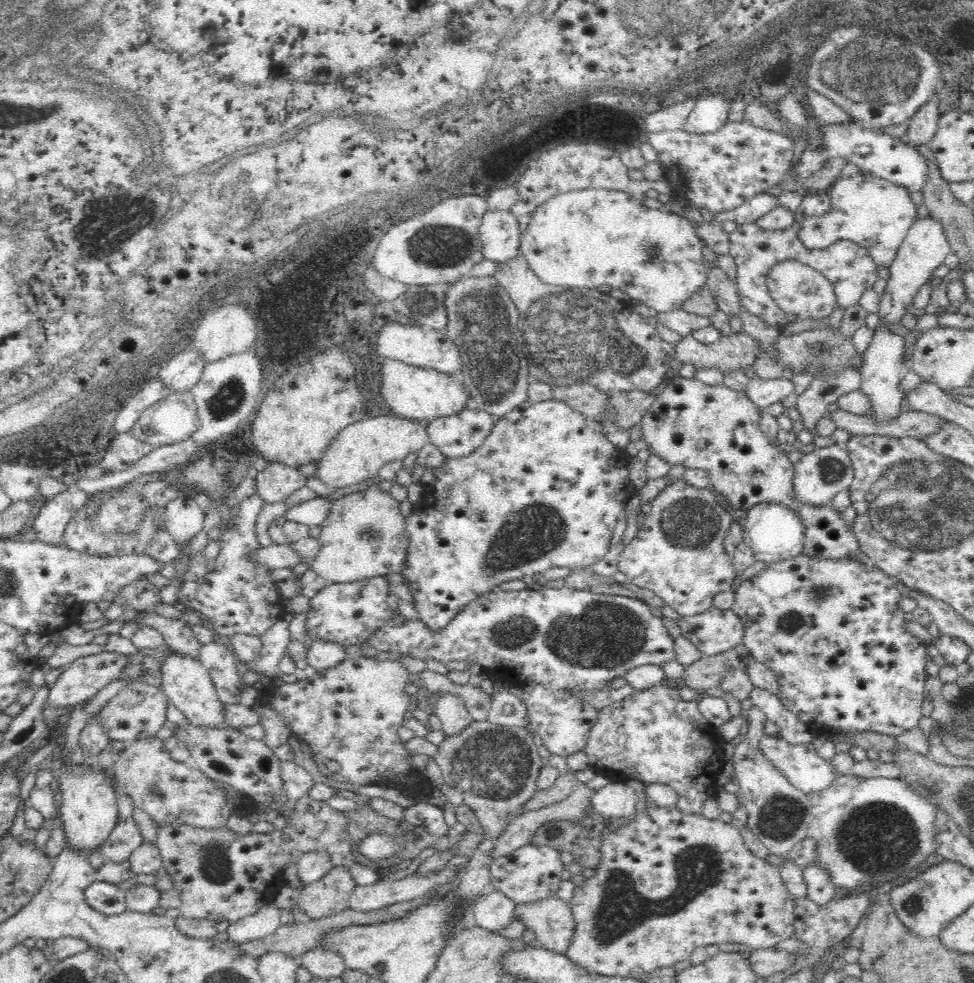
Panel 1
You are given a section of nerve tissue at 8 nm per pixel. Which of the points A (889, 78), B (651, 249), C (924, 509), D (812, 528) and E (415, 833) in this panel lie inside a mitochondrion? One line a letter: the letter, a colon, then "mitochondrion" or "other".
A: mitochondrion
B: mitochondrion
C: mitochondrion
D: other
E: other

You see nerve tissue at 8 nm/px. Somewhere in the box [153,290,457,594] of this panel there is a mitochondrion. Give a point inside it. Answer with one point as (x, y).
(232, 385)

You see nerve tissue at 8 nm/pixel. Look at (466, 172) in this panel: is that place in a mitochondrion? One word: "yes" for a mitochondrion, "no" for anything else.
yes

